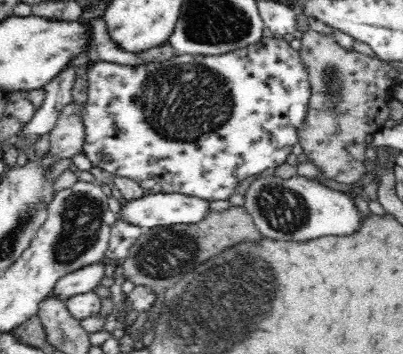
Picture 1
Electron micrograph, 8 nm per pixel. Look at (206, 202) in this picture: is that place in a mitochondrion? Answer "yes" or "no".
no

